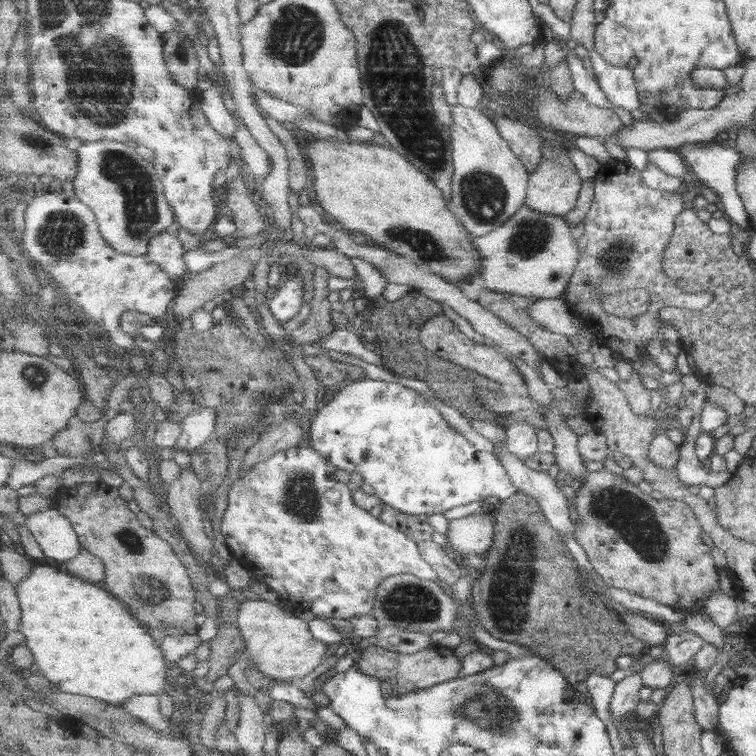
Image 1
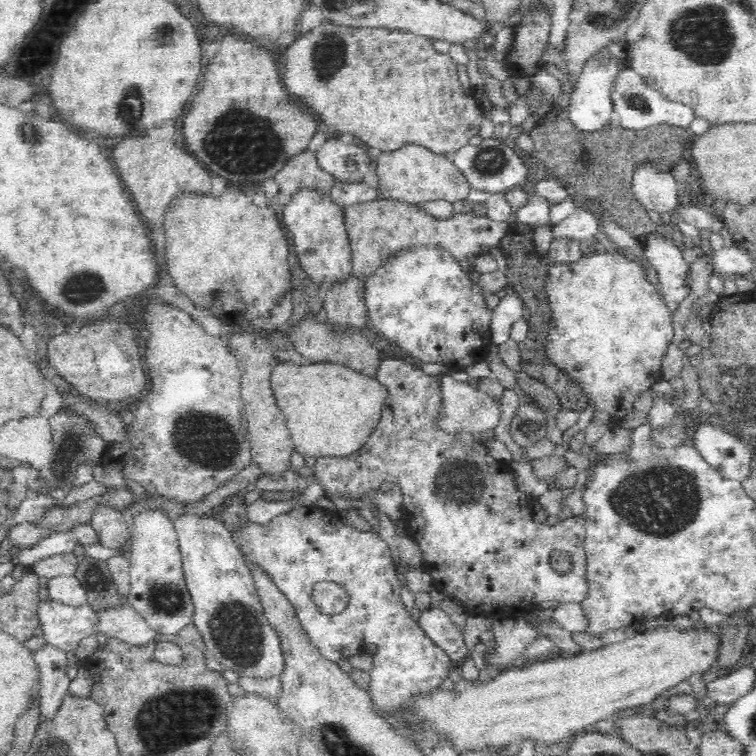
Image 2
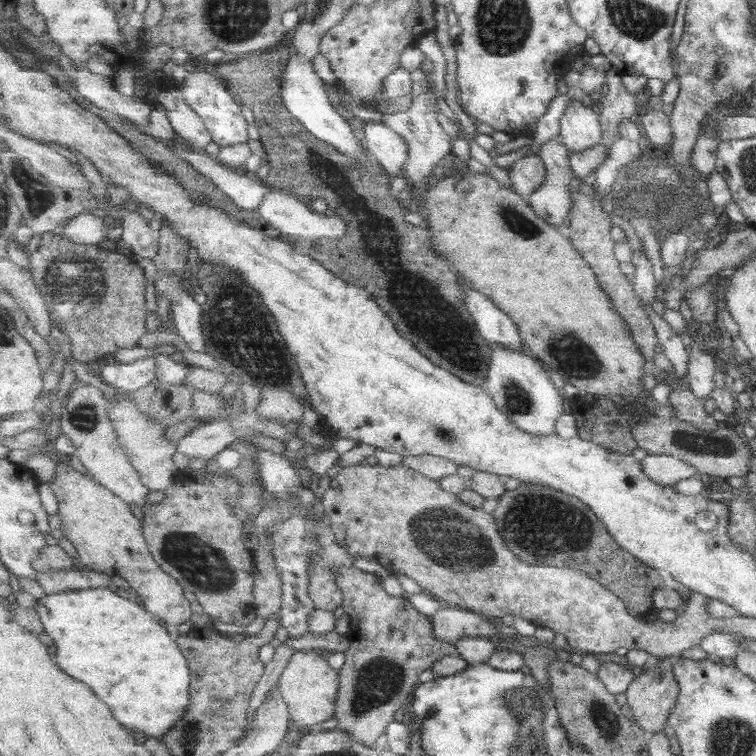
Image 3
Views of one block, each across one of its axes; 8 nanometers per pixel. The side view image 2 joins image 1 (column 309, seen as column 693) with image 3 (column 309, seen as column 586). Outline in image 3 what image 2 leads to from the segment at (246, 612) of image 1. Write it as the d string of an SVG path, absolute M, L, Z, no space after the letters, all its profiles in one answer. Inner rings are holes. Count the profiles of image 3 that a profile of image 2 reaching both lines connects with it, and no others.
M297 651L288 663L276 688L288 705L291 720L301 724L301 727L316 730L322 722L334 718L341 688L340 675L329 666L327 660L320 658L318 651L309 653Z

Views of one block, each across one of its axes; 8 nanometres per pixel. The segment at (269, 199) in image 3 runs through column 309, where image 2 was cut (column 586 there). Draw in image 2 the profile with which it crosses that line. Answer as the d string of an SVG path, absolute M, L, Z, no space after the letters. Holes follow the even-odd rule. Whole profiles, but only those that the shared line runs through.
M580 204L570 216L559 222L556 226L550 225L548 234L551 237L566 236L568 238L578 238L578 240L586 240L592 236L600 237L602 225L599 220L599 214L593 211L594 208L588 208L584 204Z

